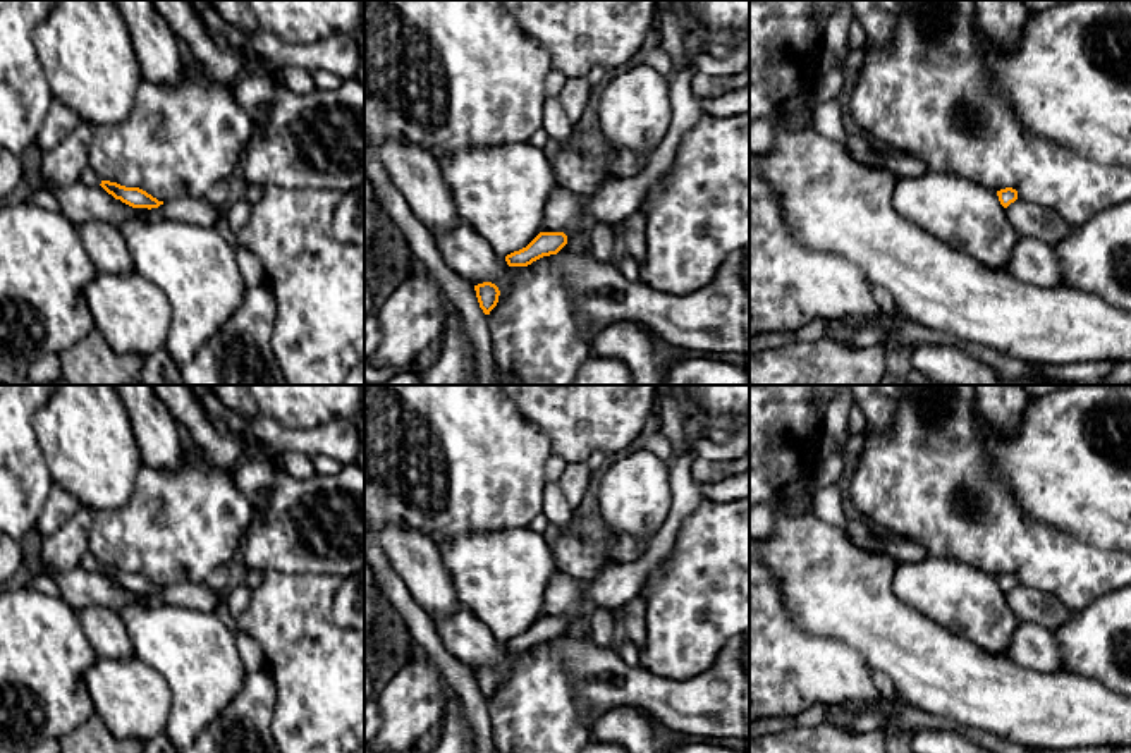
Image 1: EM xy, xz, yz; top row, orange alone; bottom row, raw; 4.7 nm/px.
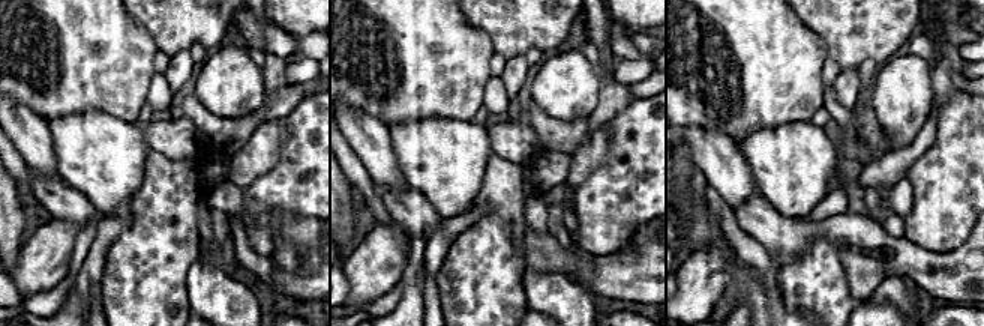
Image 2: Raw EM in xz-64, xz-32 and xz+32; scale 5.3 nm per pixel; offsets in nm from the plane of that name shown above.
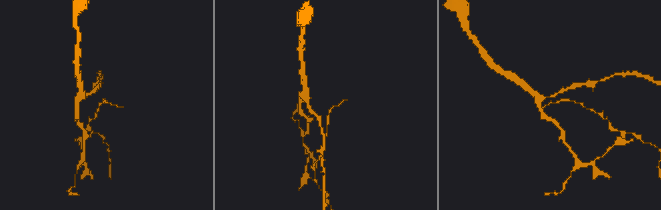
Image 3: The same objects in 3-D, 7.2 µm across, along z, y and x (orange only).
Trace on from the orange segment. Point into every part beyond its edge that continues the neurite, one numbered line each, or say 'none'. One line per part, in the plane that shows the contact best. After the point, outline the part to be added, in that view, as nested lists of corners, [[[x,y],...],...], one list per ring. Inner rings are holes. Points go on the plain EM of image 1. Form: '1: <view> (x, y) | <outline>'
none

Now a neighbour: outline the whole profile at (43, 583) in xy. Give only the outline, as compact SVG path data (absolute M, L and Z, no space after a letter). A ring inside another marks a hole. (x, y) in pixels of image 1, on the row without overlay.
M40 571L29 585L46 597L60 598L60 590L46 571Z

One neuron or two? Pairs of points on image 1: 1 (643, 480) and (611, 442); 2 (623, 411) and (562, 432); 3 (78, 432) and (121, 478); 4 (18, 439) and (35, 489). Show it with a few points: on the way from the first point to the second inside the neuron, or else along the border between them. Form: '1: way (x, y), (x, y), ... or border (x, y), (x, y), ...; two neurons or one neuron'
1: border (621, 453), (609, 461); two neurons
2: way (607, 411), (583, 411), (578, 416); one neuron
3: way (88, 444), (109, 466); one neuron
4: way (18, 451), (18, 471), (23, 477); one neuron

